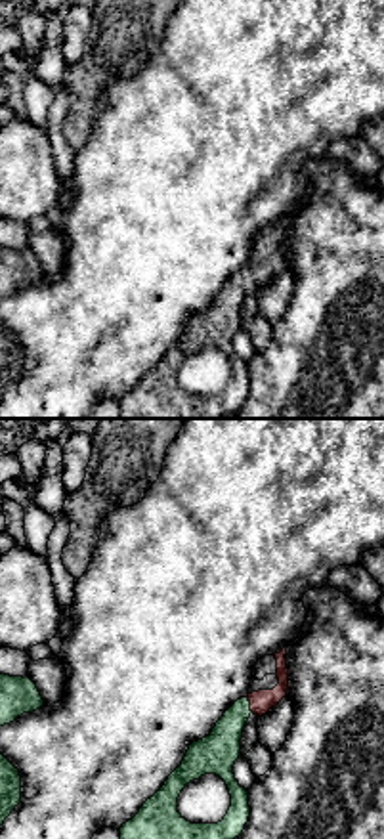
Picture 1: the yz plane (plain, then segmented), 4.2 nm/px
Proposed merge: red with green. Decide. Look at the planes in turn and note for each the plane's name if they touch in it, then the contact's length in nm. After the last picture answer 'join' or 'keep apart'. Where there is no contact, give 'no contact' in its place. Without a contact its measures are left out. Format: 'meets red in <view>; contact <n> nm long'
meets red in yz; contact 70 nm long

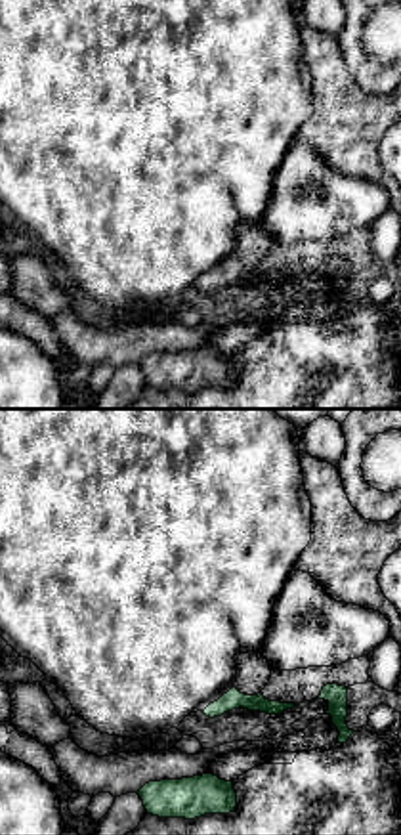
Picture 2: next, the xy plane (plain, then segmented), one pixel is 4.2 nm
no contact

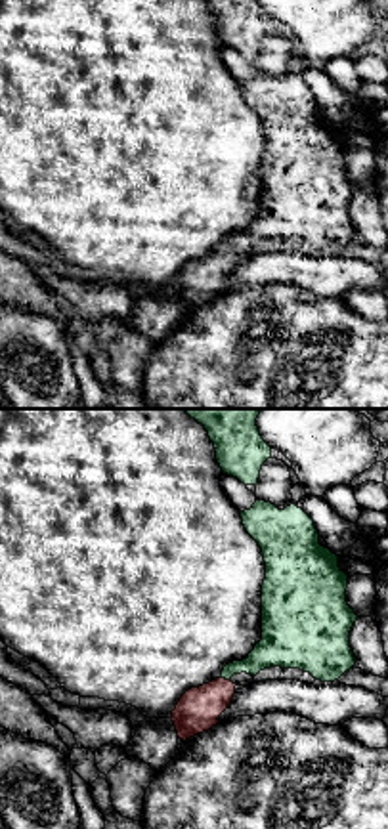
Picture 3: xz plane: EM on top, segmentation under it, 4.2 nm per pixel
meets red in xz; contact 40 nm long

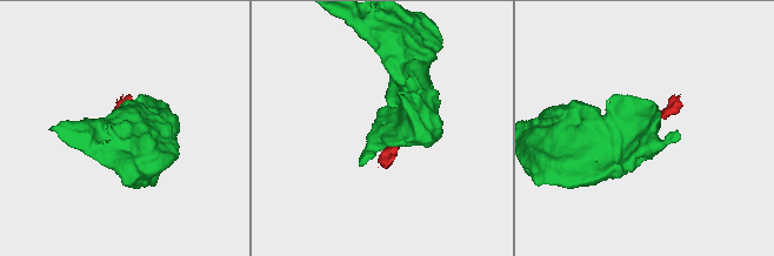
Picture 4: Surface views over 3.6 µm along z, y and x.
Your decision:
join

